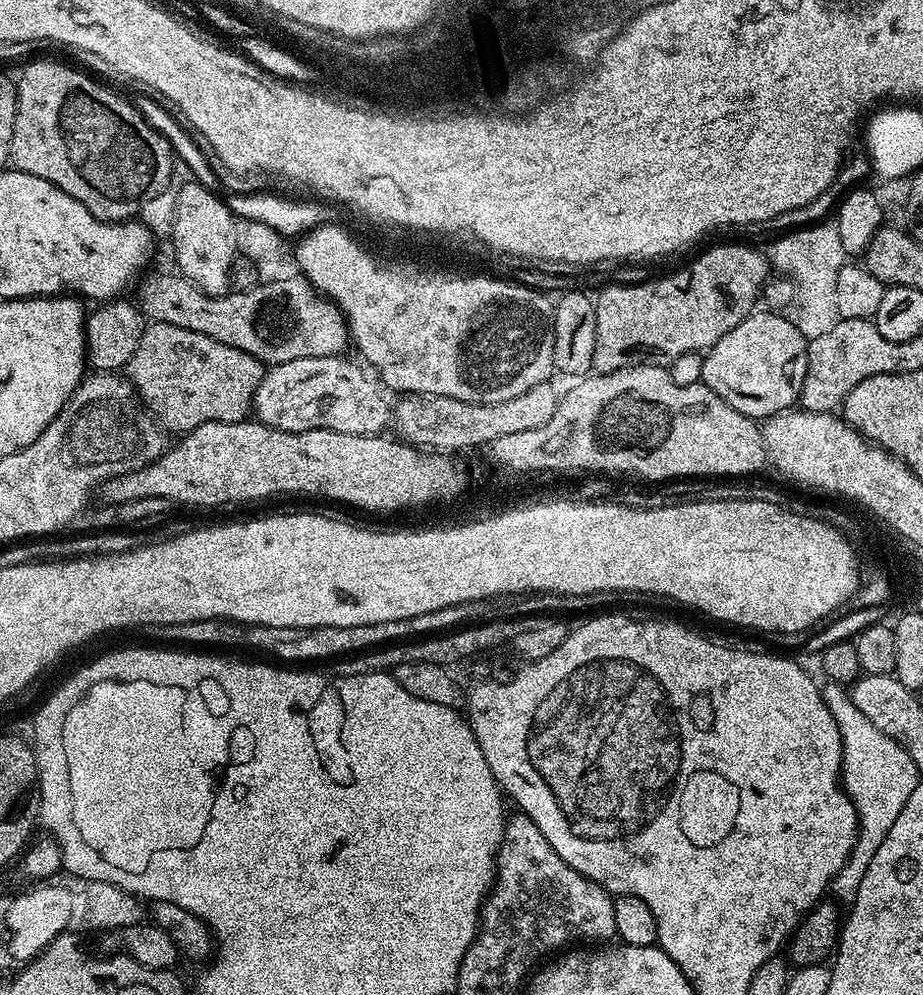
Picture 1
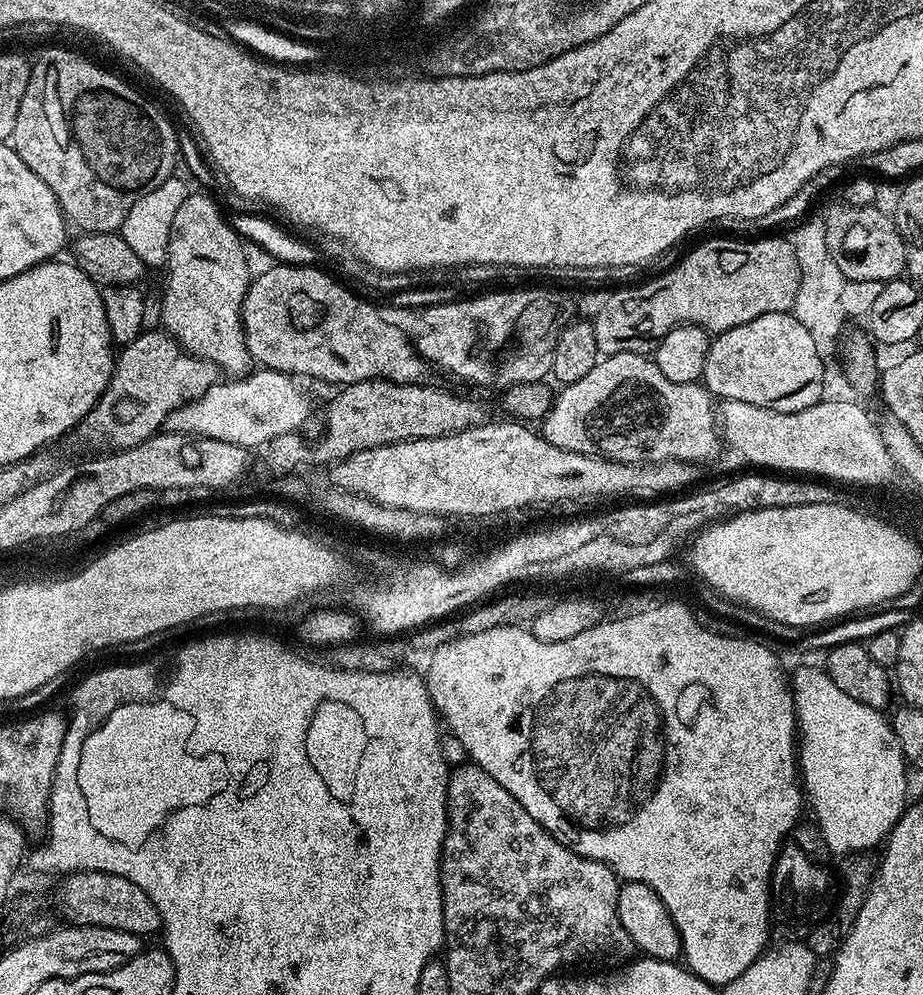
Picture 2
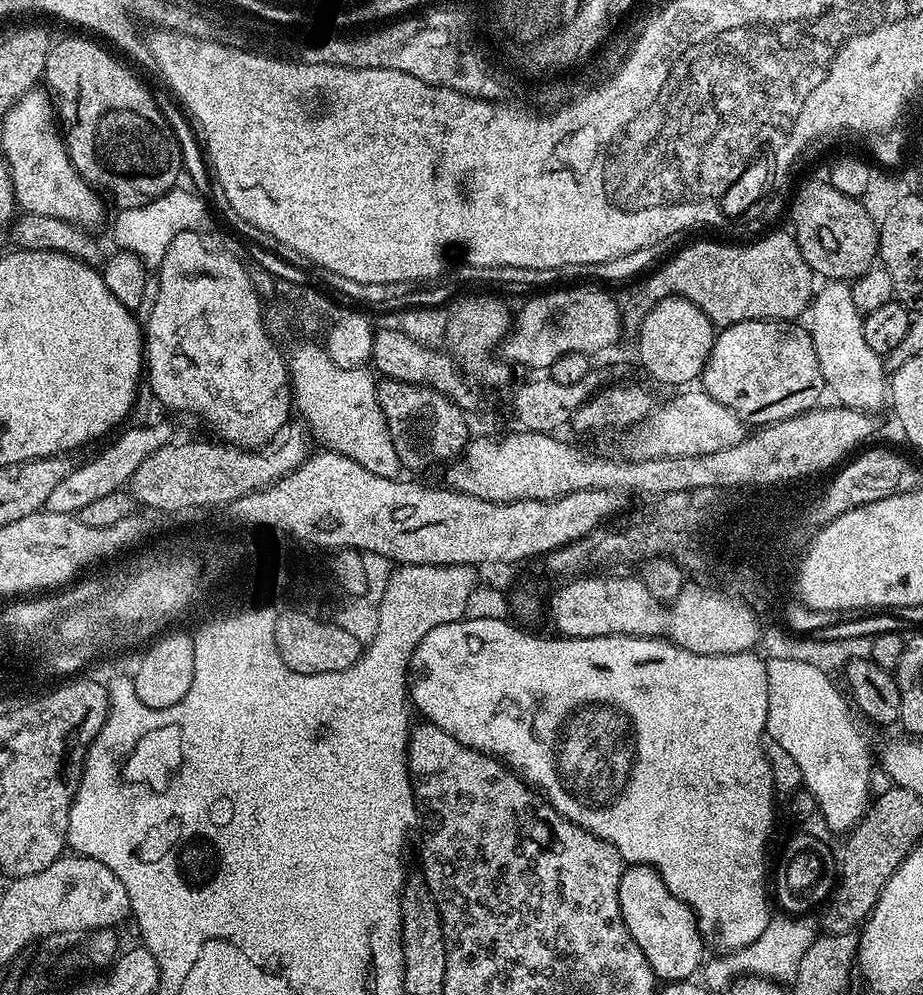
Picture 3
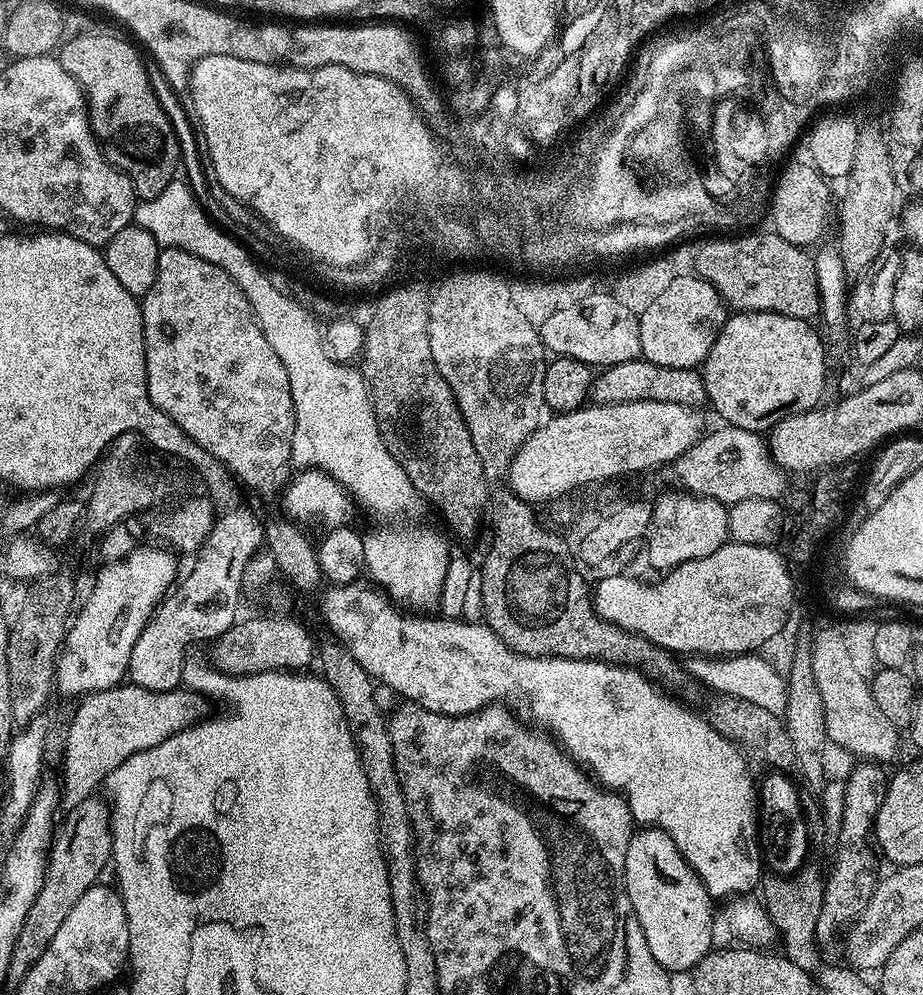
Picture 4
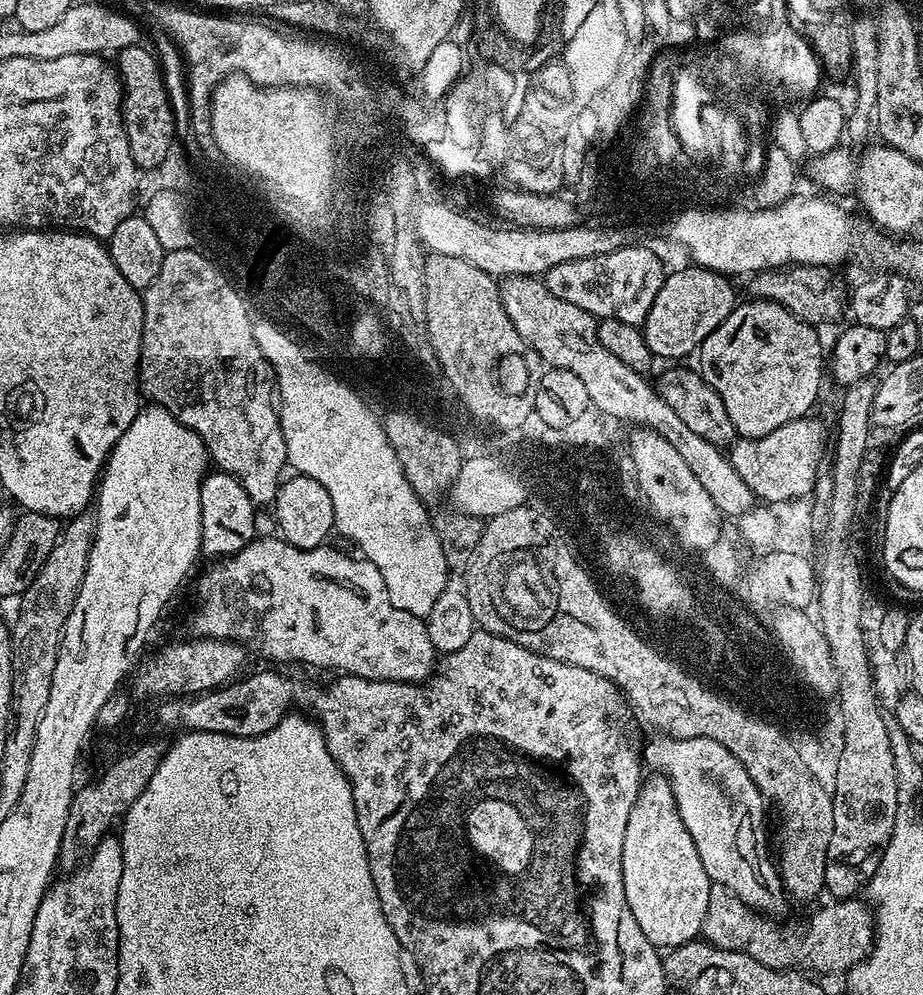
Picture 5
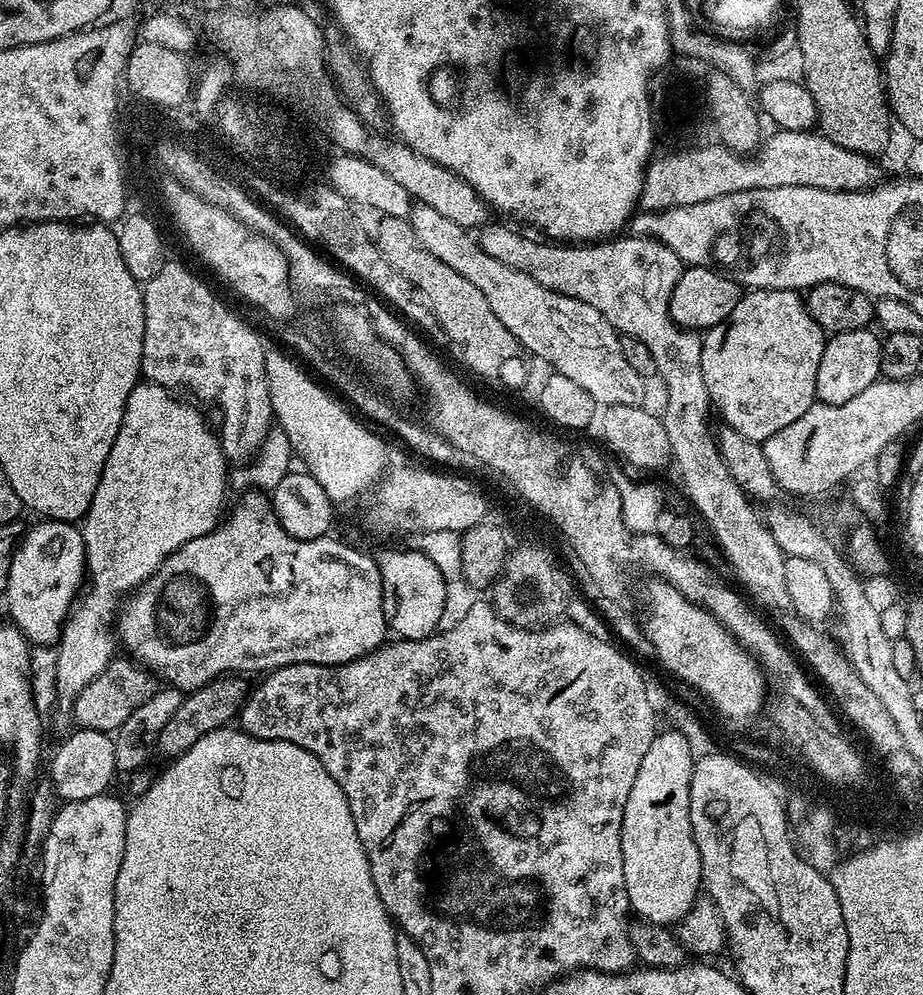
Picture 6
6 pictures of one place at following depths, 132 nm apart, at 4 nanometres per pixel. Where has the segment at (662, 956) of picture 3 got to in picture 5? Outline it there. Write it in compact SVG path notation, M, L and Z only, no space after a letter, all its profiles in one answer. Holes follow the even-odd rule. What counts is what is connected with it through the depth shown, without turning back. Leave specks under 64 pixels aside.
M652 774L641 783L636 804L630 810L630 822L626 822L626 838L622 842L622 882L626 886L626 902L638 926L642 926L642 934L658 950L682 946L703 933L712 879L702 866L702 858L698 858L698 846L694 846L690 830L686 830L682 814L678 814L672 783L663 774Z

